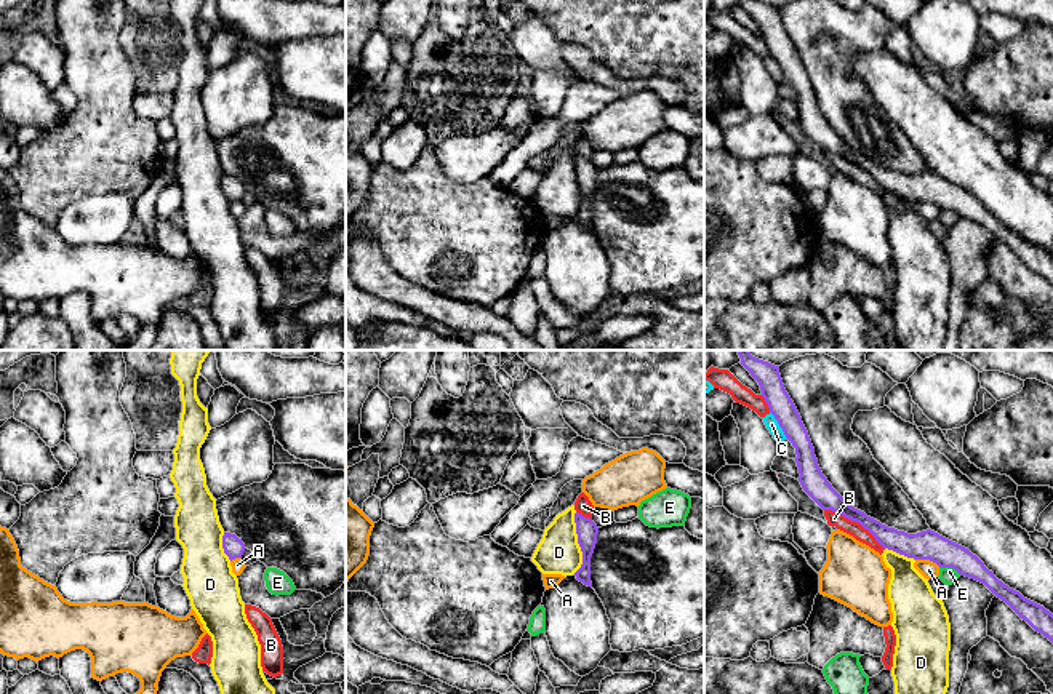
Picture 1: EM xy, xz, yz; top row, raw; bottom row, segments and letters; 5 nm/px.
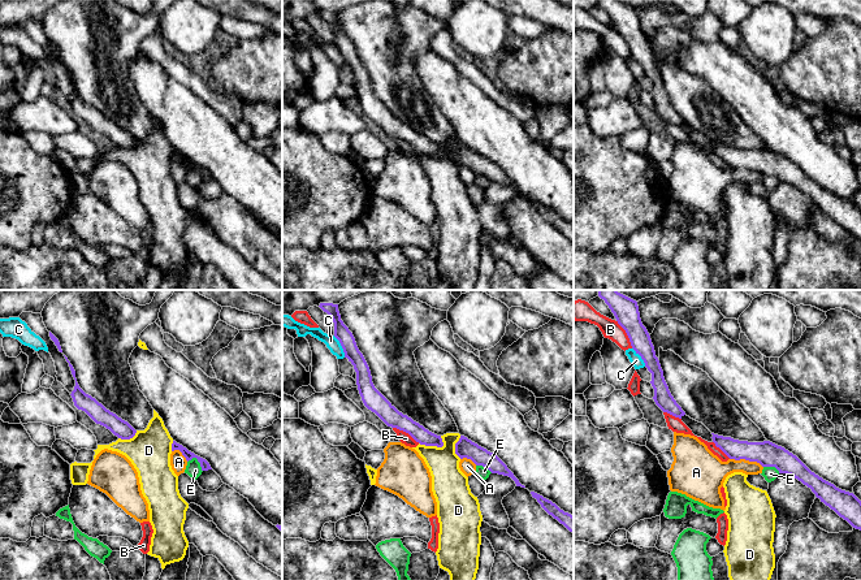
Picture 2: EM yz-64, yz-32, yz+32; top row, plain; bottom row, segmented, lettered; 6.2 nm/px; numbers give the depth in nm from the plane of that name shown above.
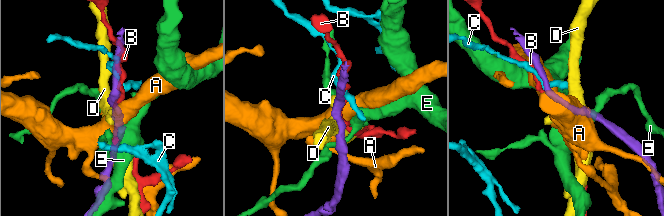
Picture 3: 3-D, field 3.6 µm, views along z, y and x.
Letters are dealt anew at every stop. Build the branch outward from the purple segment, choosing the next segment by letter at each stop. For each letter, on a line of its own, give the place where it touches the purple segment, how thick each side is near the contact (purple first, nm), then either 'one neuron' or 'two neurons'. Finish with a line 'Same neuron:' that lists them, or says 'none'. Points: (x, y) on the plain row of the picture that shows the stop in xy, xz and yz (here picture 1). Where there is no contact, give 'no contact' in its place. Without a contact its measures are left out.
A: meets purple in yz at (928, 200); 140 nm thick on the purple side, 90 nm on the other; two neurons
B: meets purple in yz at (855, 162); 120 nm thick on the purple side, 70 nm on the other; two neurons
C: meets purple in yz at (780, 67); 120 nm thick on the purple side, 70 nm on the other; two neurons
D: meets purple in xz at (578, 184); 110 nm thick on the purple side, 220 nm on the other; two neurons
E: meets purple in yz at (951, 208); 140 nm thick on the purple side, 80 nm on the other; two neurons
Same neuron: none

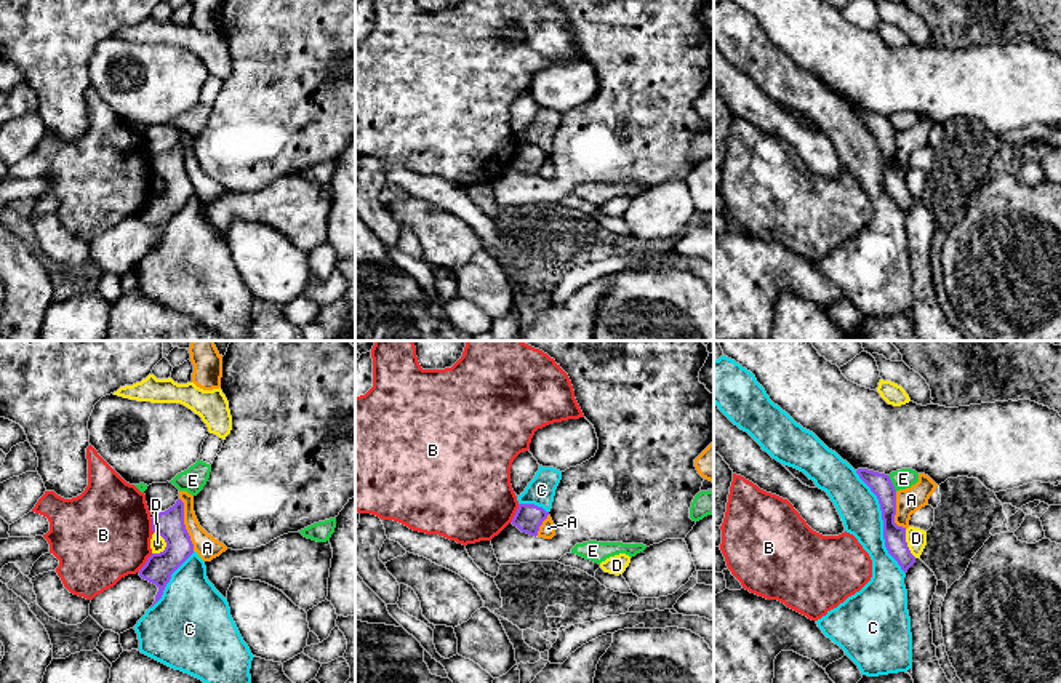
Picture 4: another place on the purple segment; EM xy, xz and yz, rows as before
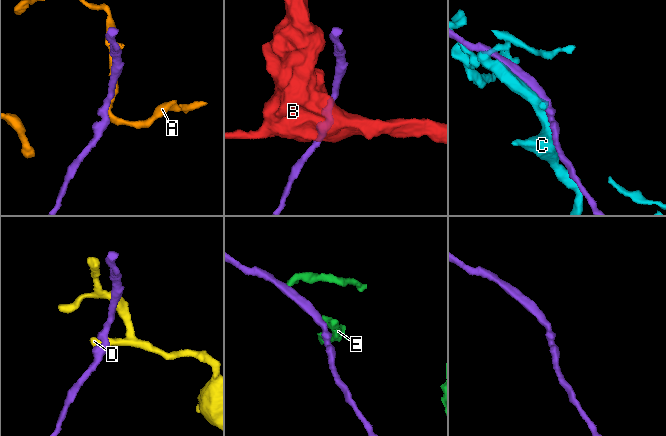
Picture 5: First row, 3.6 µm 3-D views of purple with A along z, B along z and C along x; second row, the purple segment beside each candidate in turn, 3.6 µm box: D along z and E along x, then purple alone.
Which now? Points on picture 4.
A: meets purple in xy at (184, 167); 140 nm thick on the purple side, 120 nm on the other; two neurons
B: meets purple in xy at (146, 205); 140 nm thick on the purple side, 460 nm on the other; two neurons
C: meets purple in yz at (884, 163); 110 nm thick on the purple side, 200 nm on the other; two neurons
D: meets purple in xy at (165, 183); 140 nm thick on the purple side, 80 nm on the other; two neurons
E: meets purple in yz at (892, 125); 110 nm thick on the purple side, 100 nm on the other; two neurons
Same neuron: none

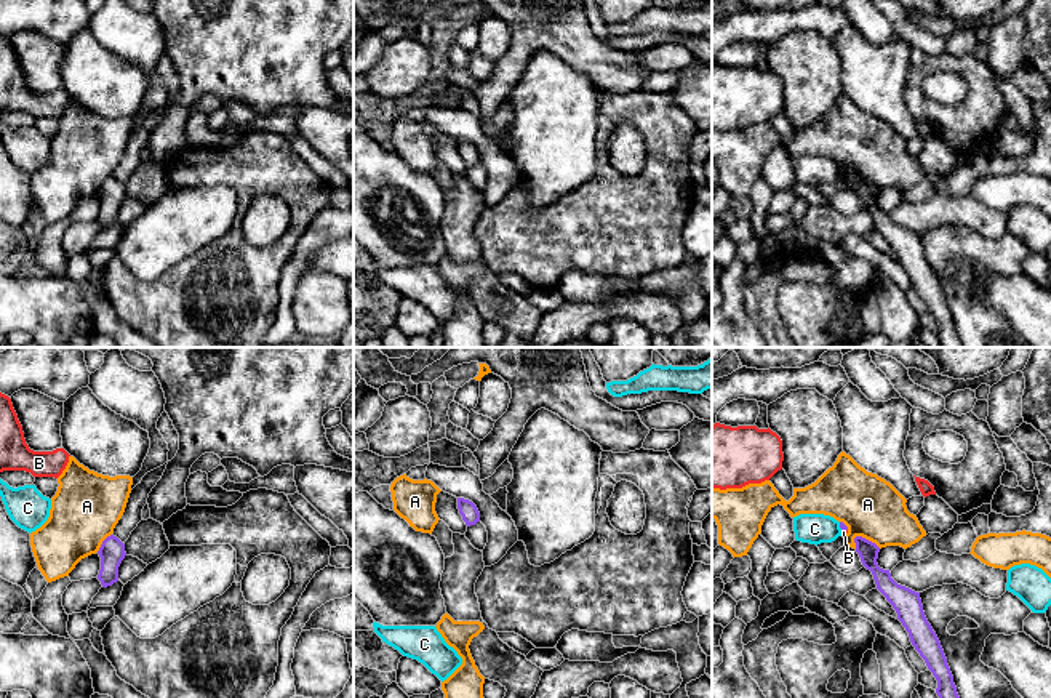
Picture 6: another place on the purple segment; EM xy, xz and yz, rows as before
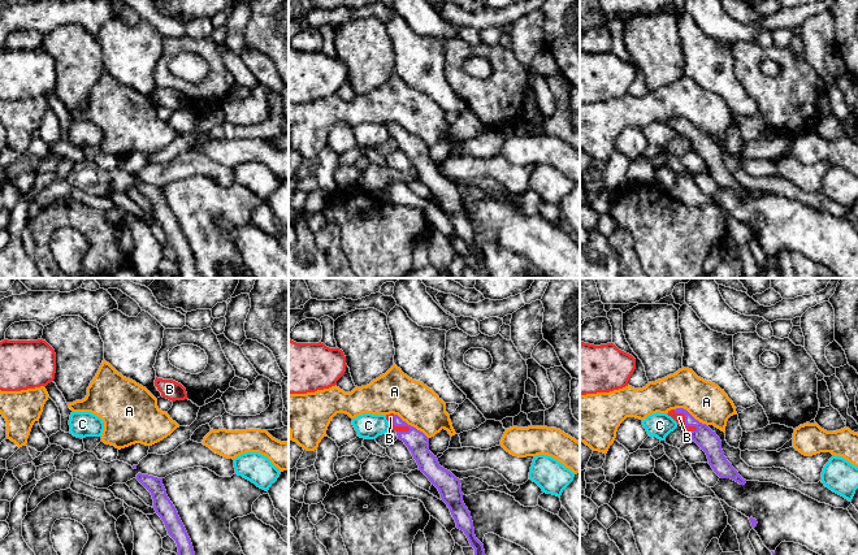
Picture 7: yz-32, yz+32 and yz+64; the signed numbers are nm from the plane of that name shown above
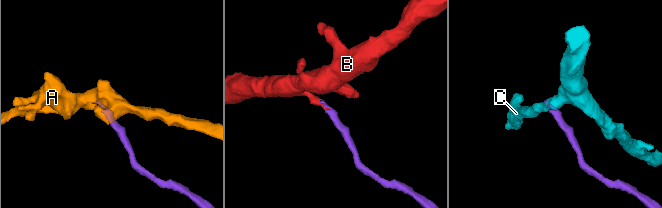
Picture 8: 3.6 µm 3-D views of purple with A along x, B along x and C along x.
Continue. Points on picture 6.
A: meets purple in yz at (867, 181); 100 nm thick on the purple side, 300 nm on the other; two neurons
B: meets purple in yz at (845, 170); 30 nm thick on the purple side, 30 nm on the other; one neuron
C: meets purple in yz at (840, 167); 30 nm thick on the purple side, 160 nm on the other; two neurons
Same neuron: B

